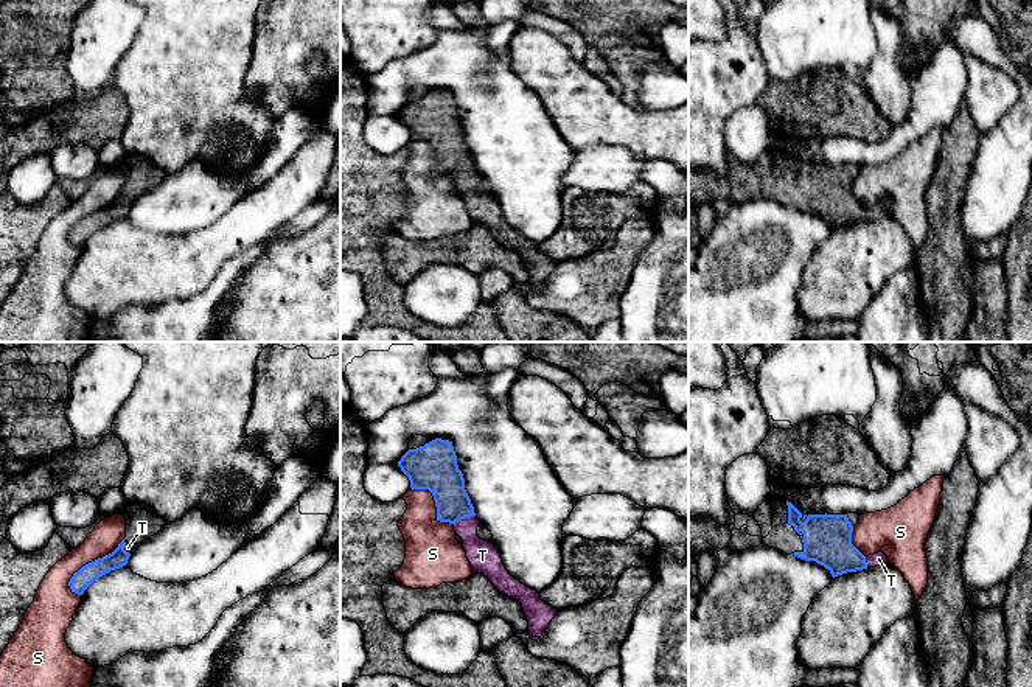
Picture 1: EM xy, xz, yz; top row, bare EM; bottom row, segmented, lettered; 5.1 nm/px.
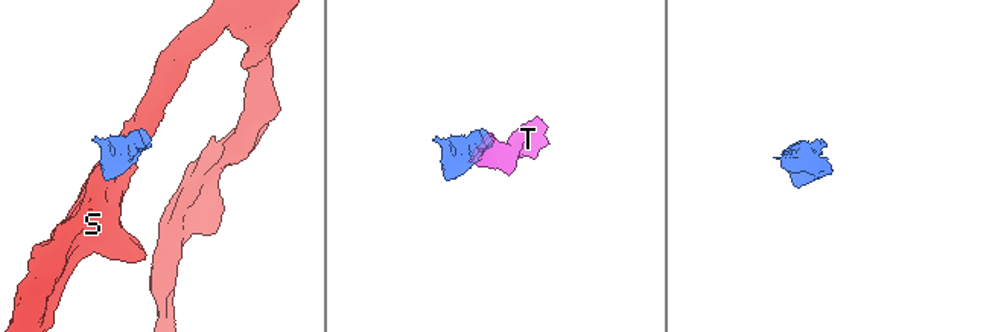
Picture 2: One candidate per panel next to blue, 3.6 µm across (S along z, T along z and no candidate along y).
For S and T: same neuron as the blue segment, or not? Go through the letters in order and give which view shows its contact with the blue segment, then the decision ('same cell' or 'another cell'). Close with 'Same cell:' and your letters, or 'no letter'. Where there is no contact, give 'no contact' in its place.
S: xy | another cell
T: xz | same cell
Same cell: T

